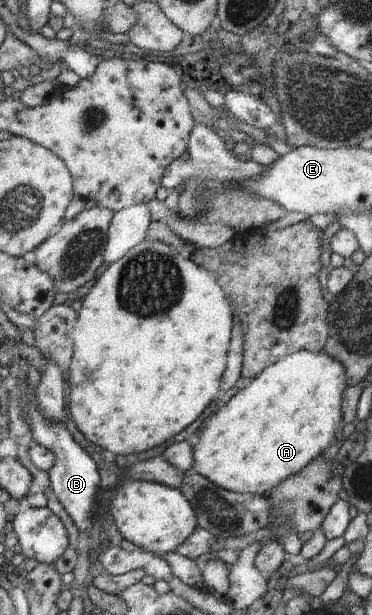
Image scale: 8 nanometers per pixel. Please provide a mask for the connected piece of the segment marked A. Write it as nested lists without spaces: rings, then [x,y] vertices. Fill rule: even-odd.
[[[298,351],[290,356],[285,356],[282,360],[269,364],[257,377],[250,379],[250,384],[238,390],[220,410],[214,413],[210,420],[206,422],[206,426],[204,426],[201,432],[202,436],[198,436],[198,434],[195,435],[196,442],[191,442],[191,449],[193,452],[193,462],[196,464],[198,474],[201,474],[216,486],[226,489],[227,491],[262,495],[266,494],[266,492],[272,490],[274,487],[277,487],[285,478],[301,471],[310,461],[313,461],[314,458],[322,454],[322,450],[326,448],[330,439],[335,437],[336,428],[338,428],[338,424],[340,424],[340,420],[343,418],[341,403],[342,391],[344,387],[348,387],[345,376],[345,371],[340,362],[336,359],[332,359],[330,355],[324,352],[313,353],[310,351]]]

